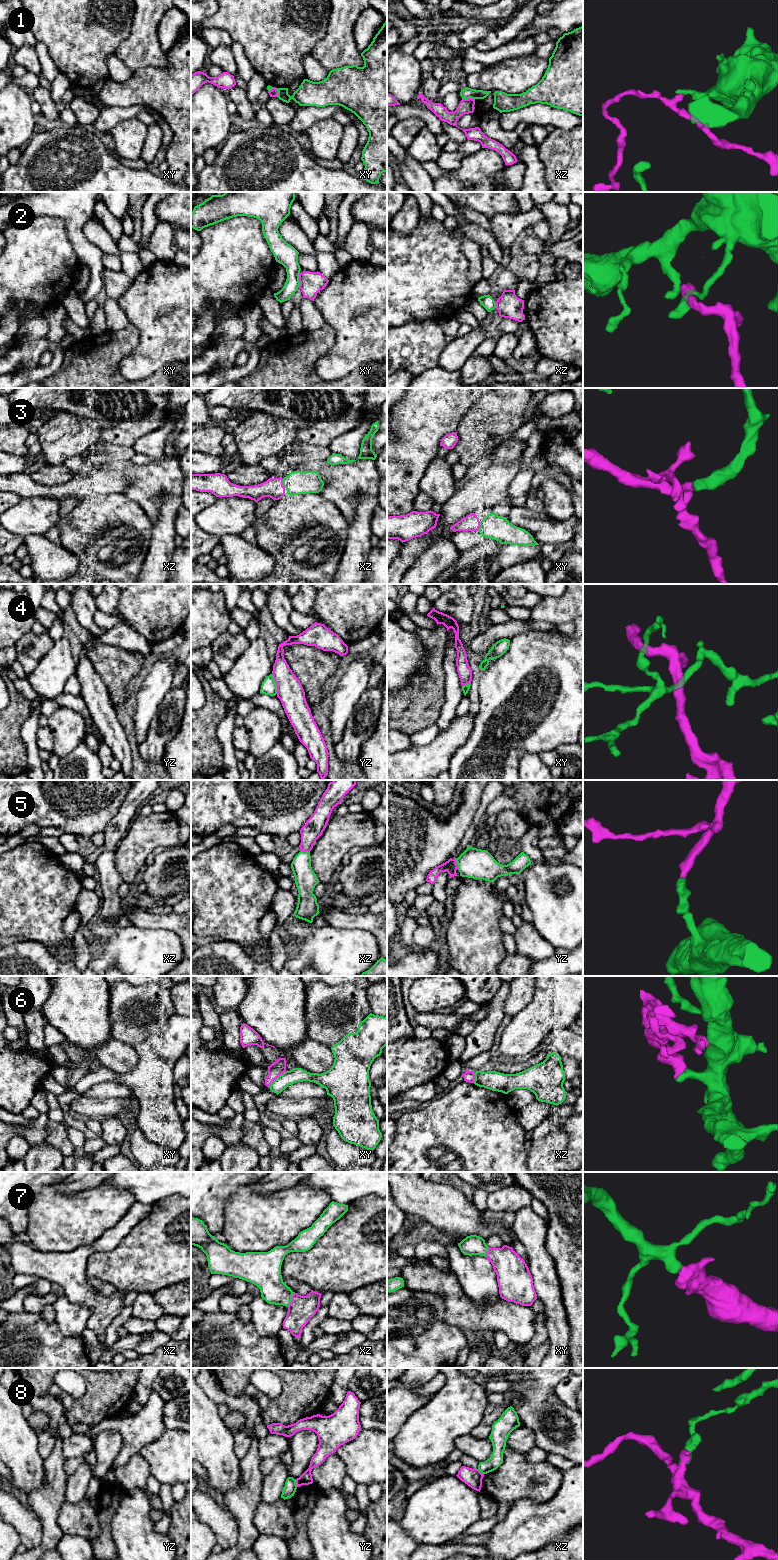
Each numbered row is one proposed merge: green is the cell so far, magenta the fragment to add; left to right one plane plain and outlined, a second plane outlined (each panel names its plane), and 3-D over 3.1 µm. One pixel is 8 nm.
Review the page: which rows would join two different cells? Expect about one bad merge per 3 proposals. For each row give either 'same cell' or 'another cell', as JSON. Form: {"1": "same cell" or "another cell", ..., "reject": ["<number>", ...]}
{"1": "another cell", "2": "another cell", "3": "same cell", "4": "another cell", "5": "same cell", "6": "another cell", "7": "same cell", "8": "another cell", "reject": ["1", "2", "4", "6", "8"]}

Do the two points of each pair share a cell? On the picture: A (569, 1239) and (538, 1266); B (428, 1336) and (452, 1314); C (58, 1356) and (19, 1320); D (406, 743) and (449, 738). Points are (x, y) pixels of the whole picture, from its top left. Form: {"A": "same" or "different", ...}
{"A": "different", "B": "different", "C": "same", "D": "different"}

